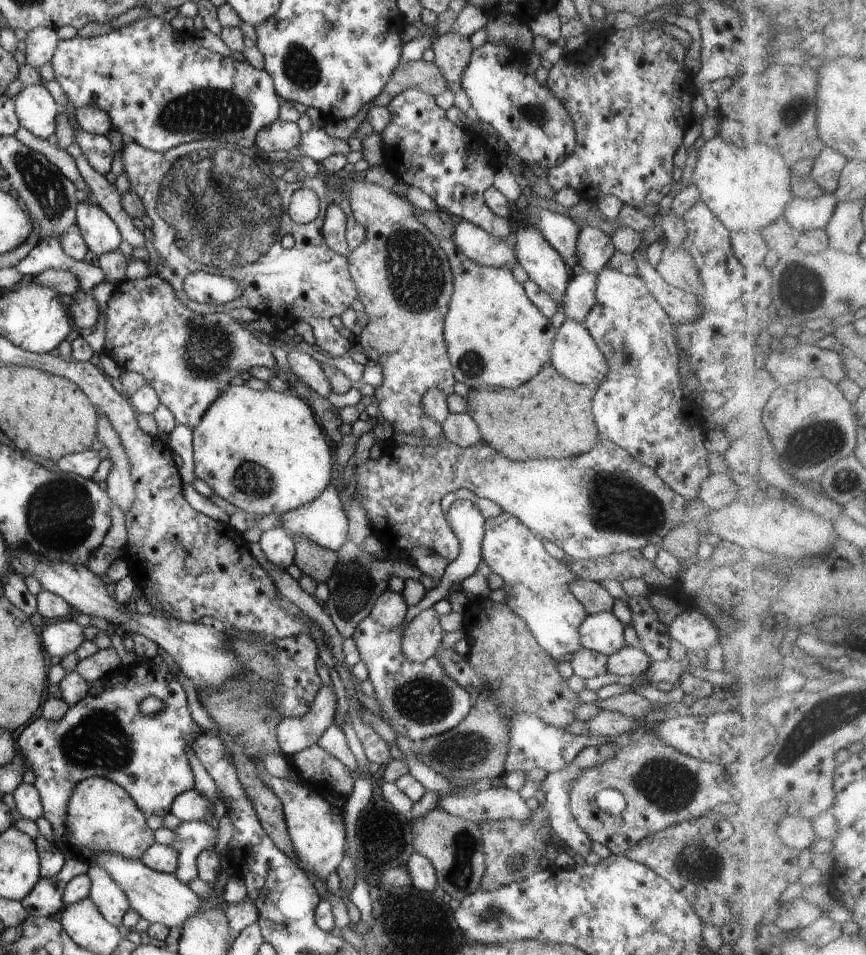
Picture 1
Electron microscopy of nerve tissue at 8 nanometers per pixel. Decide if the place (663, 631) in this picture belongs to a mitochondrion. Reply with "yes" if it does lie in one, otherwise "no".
no

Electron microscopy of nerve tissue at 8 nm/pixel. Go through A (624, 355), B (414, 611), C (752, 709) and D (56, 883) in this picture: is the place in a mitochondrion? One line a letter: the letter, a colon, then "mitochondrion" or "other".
A: mitochondrion
B: other
C: other
D: other

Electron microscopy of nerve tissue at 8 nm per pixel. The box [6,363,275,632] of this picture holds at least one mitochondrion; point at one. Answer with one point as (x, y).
(60, 512)

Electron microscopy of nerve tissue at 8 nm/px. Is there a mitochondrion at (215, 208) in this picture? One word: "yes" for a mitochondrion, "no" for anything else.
yes

